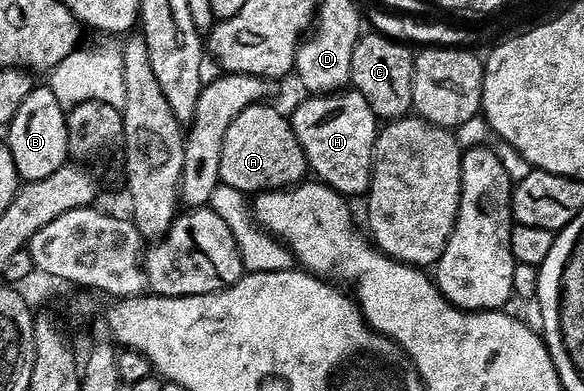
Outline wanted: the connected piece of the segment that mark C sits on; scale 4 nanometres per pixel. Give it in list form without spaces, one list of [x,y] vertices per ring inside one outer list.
[[[378,32],[362,33],[355,44],[355,52],[351,52],[352,89],[358,90],[371,104],[371,112],[379,120],[404,118],[413,110],[413,60],[414,51],[404,41],[389,38]]]

